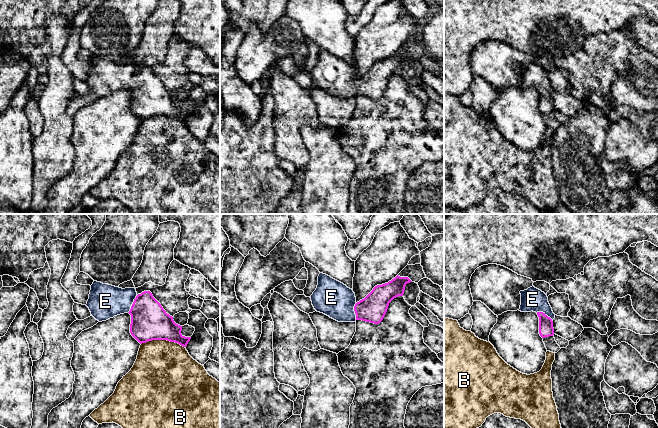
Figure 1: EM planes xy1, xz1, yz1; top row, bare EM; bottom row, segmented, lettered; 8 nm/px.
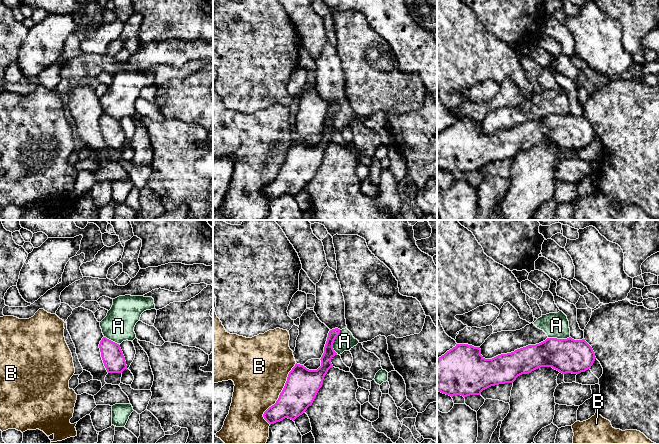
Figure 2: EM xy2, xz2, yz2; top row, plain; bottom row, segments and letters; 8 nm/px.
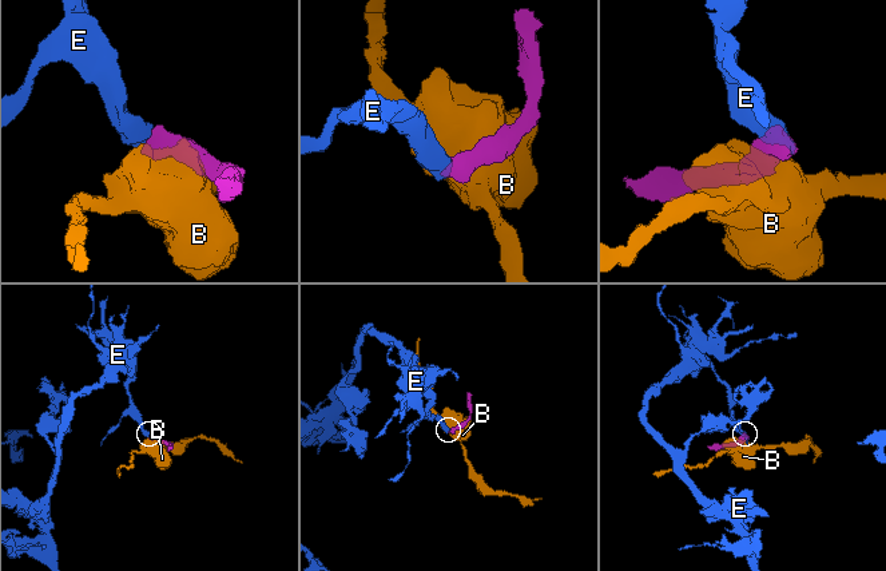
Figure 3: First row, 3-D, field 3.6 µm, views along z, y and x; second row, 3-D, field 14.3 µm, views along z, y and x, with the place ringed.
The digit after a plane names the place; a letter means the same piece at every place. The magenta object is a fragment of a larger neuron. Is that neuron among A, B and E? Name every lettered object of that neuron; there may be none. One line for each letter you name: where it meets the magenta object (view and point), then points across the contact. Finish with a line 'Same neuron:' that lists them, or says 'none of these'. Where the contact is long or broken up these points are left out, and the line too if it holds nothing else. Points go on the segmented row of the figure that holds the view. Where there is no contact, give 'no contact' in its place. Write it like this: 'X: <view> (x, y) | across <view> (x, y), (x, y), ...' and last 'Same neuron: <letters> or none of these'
E: xy1 (132, 304) | across xy1 (149, 321), (132, 304), (128, 301), (105, 301)
Same neuron: E

